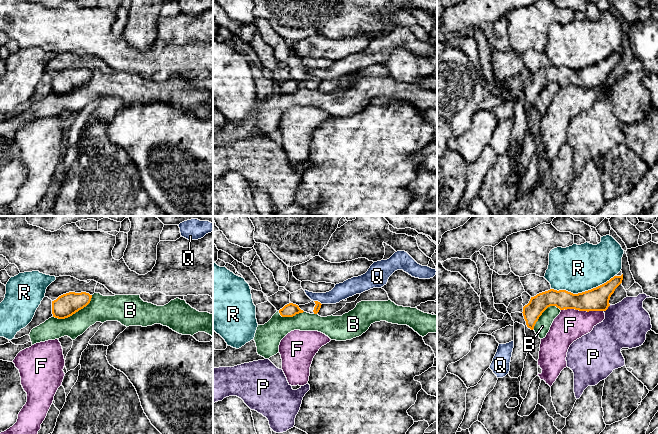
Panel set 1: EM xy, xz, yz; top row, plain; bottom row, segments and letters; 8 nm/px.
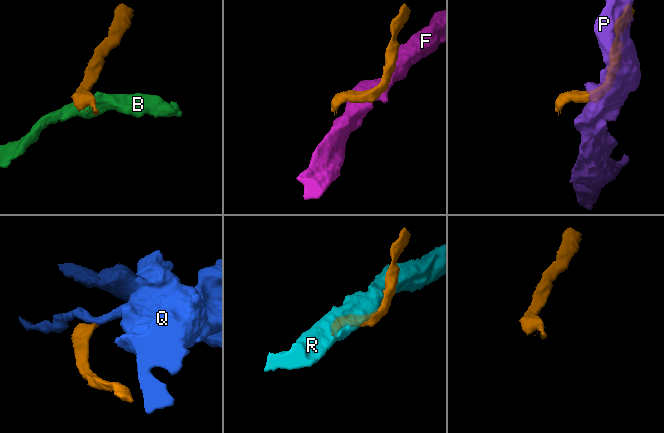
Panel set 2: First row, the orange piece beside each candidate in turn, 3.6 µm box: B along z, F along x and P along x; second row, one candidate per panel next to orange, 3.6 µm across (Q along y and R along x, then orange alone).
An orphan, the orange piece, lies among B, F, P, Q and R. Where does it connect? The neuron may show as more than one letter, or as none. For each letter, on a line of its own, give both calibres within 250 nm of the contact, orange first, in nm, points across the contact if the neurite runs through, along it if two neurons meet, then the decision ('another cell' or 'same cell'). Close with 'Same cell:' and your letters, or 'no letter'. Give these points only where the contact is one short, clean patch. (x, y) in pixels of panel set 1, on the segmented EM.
B: 180 nm thick on the orange side, 220 nm on the other; border along xy (92, 295), (85, 306), (71, 315), (64, 318), (52, 316); another cell
F: 190 nm thick on the orange side, 260 nm on the other; another cell
P: 190 nm thick on the orange side, 360 nm on the other; border along yz (610, 305), (604, 311); another cell
Q: 50 nm thick on the orange side, 140 nm on the other; border along xz (314, 300), (321, 304); another cell
R: 190 nm thick on the orange side, 380 nm on the other; another cell
Same cell: no letter

